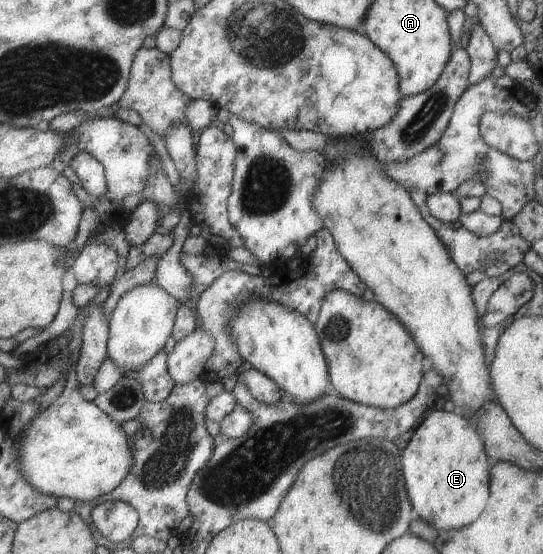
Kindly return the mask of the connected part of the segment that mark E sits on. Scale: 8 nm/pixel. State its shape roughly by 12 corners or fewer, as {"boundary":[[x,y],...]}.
{"boundary":[[435,410],[400,452],[411,506],[437,531],[487,502],[473,421]]}

